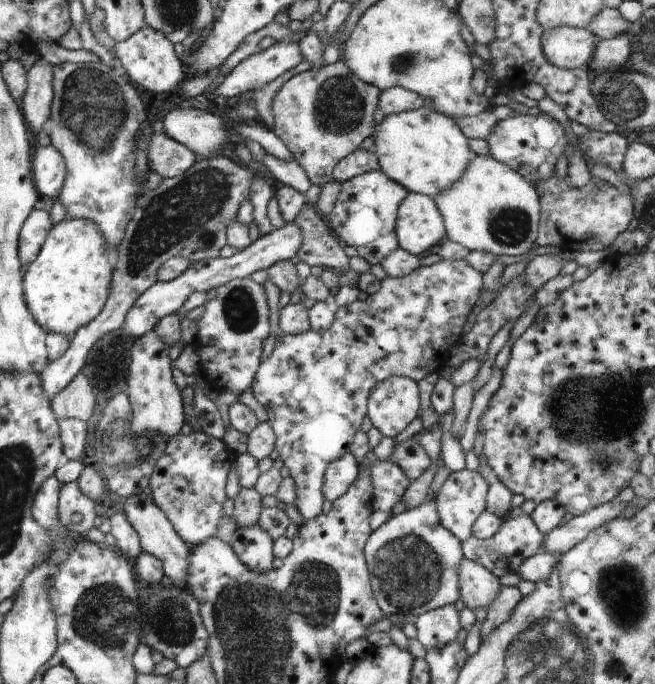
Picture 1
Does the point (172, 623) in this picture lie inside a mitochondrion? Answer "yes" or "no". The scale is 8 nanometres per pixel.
yes

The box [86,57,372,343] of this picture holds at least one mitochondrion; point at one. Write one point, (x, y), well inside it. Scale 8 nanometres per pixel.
(187, 210)

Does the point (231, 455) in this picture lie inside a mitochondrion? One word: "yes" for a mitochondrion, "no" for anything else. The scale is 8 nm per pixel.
no

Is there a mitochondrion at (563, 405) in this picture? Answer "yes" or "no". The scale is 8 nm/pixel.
yes

